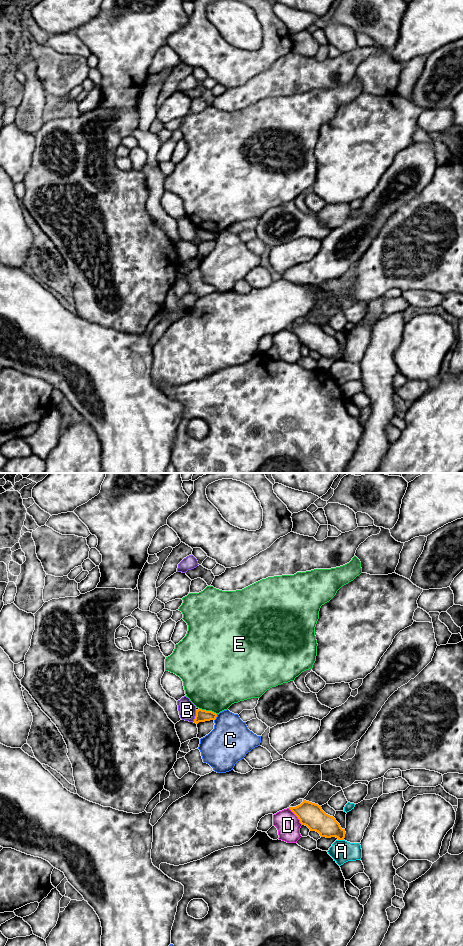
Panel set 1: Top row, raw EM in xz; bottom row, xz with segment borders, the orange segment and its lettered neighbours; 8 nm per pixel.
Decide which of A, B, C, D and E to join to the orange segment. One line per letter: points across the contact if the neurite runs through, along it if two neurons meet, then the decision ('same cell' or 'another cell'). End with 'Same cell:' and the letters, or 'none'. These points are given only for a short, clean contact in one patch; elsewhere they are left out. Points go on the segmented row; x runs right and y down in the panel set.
A: border xz (338, 839), (343, 840); another cell
B: border xz (196, 710), (193, 721); another cell
C: another cell
D: border xz (288, 808), (302, 824); another cell
E: another cell
Same cell: none

